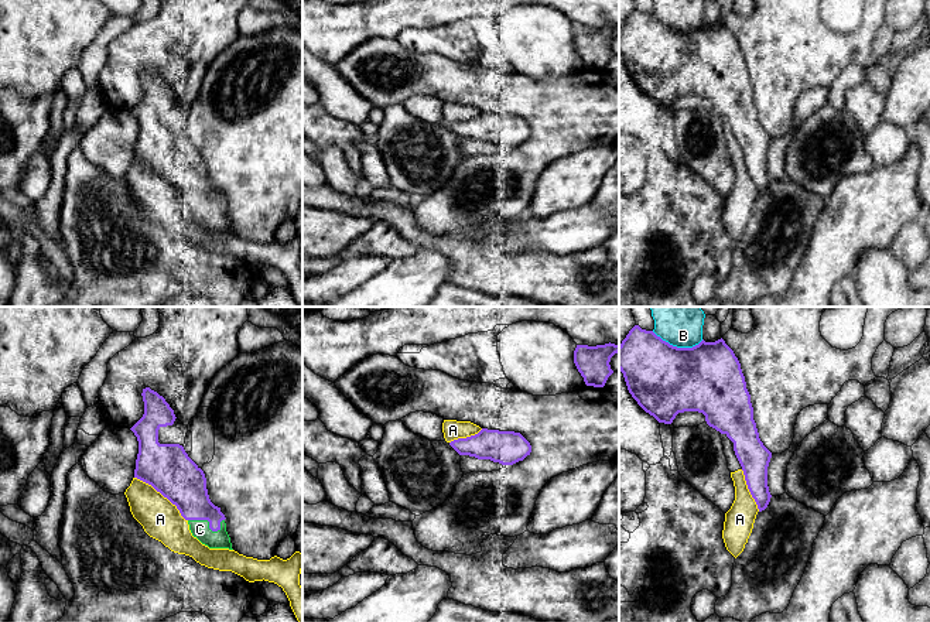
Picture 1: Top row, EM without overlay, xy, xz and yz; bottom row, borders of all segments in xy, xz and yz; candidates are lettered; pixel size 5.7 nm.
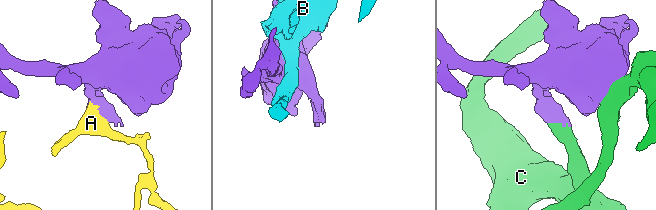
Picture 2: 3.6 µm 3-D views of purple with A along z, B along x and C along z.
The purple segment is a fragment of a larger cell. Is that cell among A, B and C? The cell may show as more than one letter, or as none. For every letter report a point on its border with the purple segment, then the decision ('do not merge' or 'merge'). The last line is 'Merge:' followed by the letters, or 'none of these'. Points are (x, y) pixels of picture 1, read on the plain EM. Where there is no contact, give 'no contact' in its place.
A: contact xy (163, 178); do not merge
B: contact yz (676, 30); do not merge
C: contact xy (209, 208); merge
Merge: C

